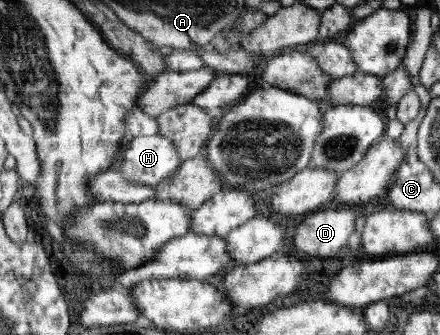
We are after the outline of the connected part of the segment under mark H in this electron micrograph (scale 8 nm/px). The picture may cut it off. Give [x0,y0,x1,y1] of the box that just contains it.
[117,134,181,187]

